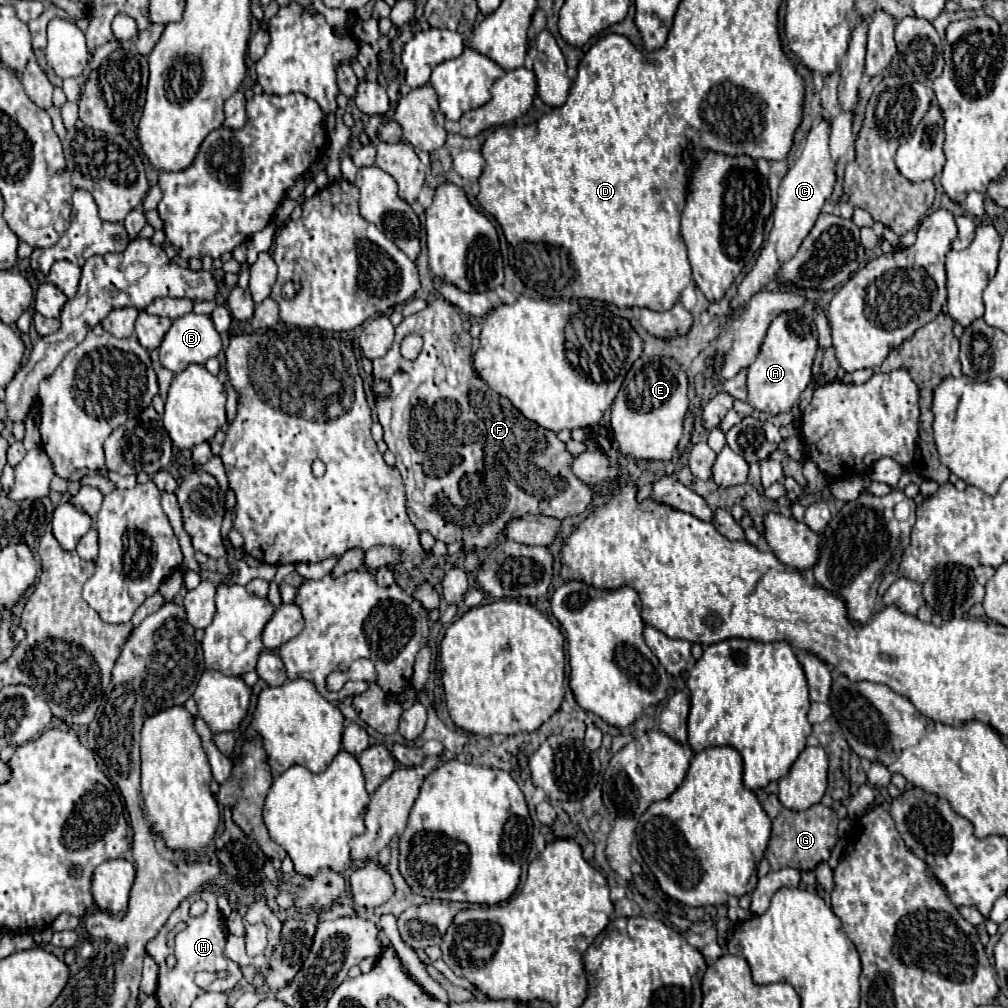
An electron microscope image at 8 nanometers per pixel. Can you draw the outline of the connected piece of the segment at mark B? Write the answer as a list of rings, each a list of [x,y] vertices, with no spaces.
[[[190,312],[190,314],[184,314],[180,318],[176,318],[170,326],[170,330],[166,332],[158,352],[160,352],[160,362],[164,368],[172,370],[174,374],[182,372],[188,364],[200,364],[204,366],[208,358],[212,356],[218,356],[218,352],[222,350],[222,340],[220,340],[220,334],[216,332],[214,328],[214,322],[210,316],[204,316],[204,314],[196,314],[196,312]]]

